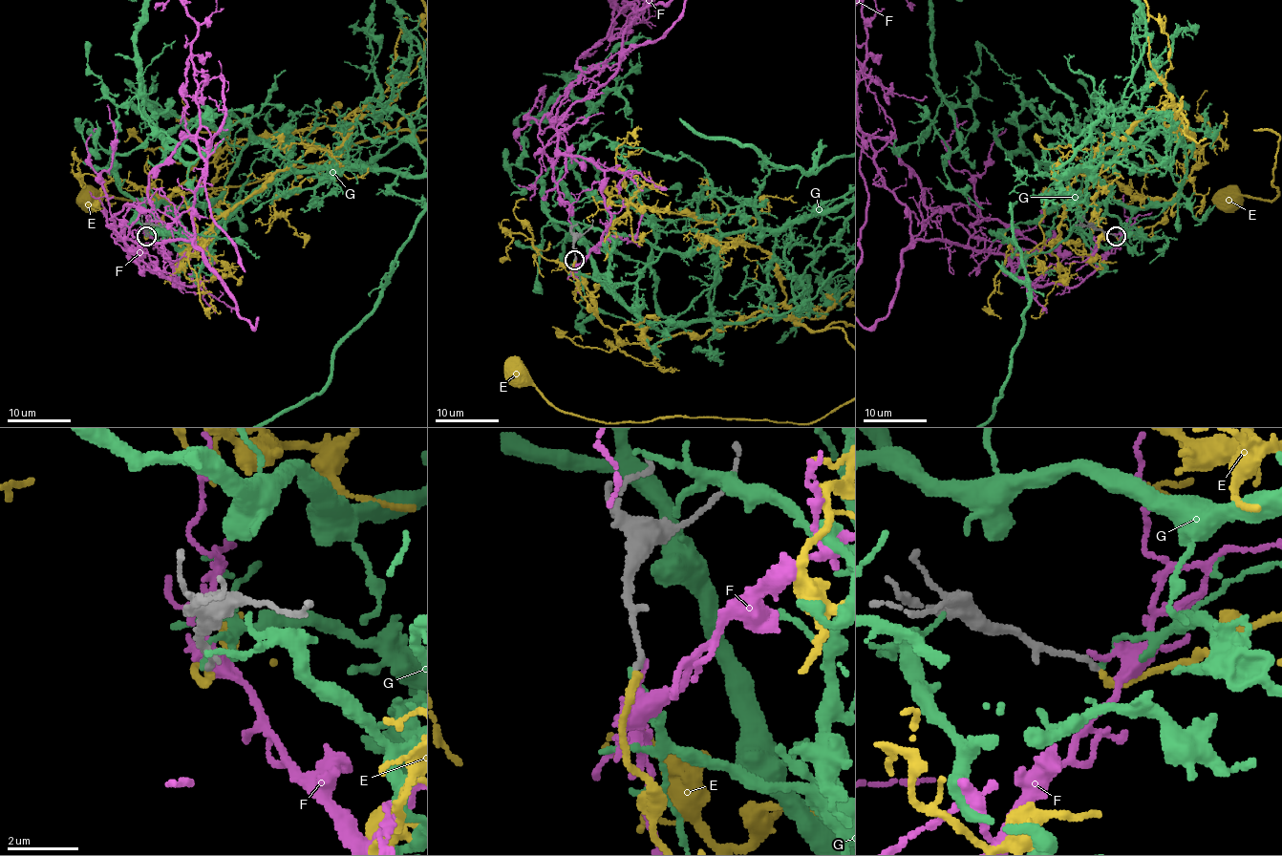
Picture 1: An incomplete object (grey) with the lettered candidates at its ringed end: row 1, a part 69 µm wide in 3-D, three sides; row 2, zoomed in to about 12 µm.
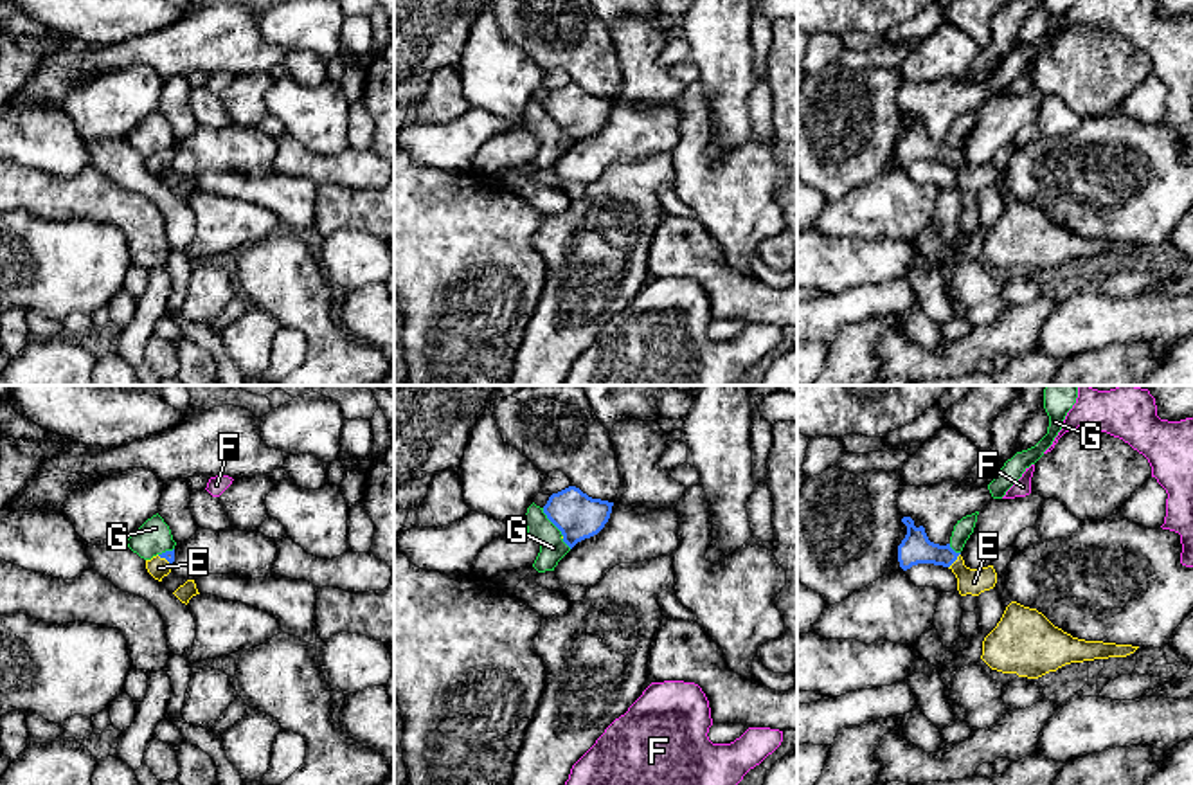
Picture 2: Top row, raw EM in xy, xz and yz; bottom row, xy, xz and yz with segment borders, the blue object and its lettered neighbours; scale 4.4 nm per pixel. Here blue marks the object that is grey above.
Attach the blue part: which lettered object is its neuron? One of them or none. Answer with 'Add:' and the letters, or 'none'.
Add: E

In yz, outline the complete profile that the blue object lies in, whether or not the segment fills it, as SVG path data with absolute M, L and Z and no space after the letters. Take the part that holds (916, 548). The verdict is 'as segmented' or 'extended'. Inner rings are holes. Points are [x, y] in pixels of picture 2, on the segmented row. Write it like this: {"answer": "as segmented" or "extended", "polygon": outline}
{"answer": "extended", "polygon": "M903 517L901 522L907 526L907 535L898 546L898 562L903 571L918 564L948 567L957 578L957 591L961 596L979 596L995 587L997 573L993 565L970 569L964 565L961 553L955 553L950 544L939 546L930 542L925 528L916 528L910 517Z"}

